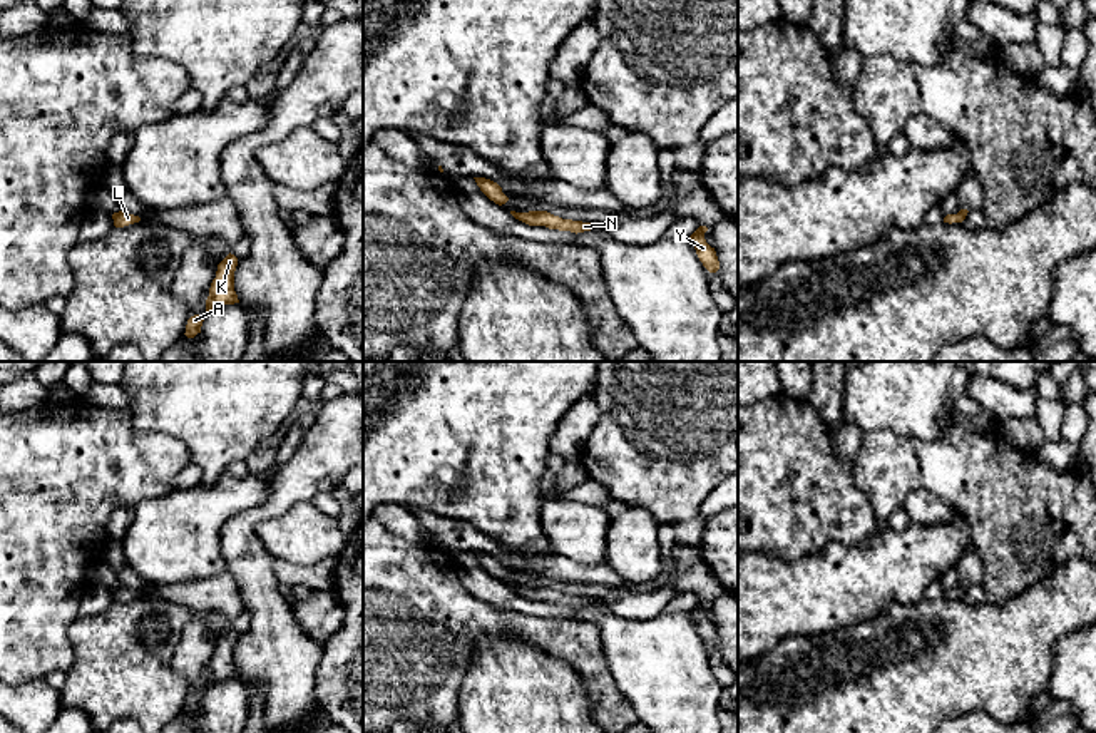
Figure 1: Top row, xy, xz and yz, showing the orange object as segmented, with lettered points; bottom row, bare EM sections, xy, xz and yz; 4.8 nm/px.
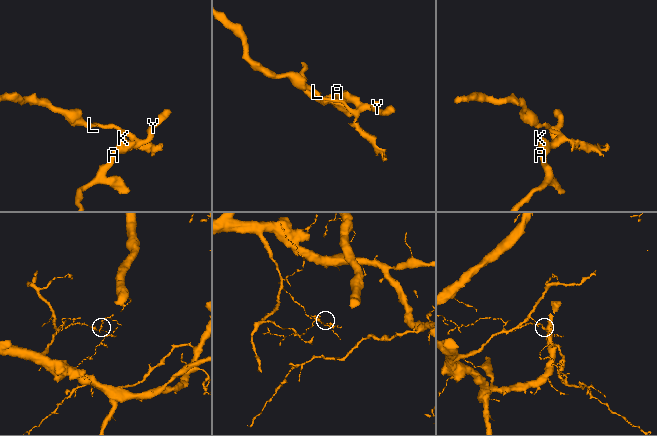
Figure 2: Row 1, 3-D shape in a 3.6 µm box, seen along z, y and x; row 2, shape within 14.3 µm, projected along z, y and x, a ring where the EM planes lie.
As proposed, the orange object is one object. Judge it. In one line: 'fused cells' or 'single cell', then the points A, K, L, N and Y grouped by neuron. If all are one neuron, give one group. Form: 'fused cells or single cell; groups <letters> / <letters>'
single cell; groups A K L N Y

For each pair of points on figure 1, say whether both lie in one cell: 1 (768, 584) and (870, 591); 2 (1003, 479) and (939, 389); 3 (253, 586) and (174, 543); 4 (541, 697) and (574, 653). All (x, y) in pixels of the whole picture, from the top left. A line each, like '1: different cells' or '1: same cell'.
1: same cell
2: different cells
3: different cells
4: different cells

